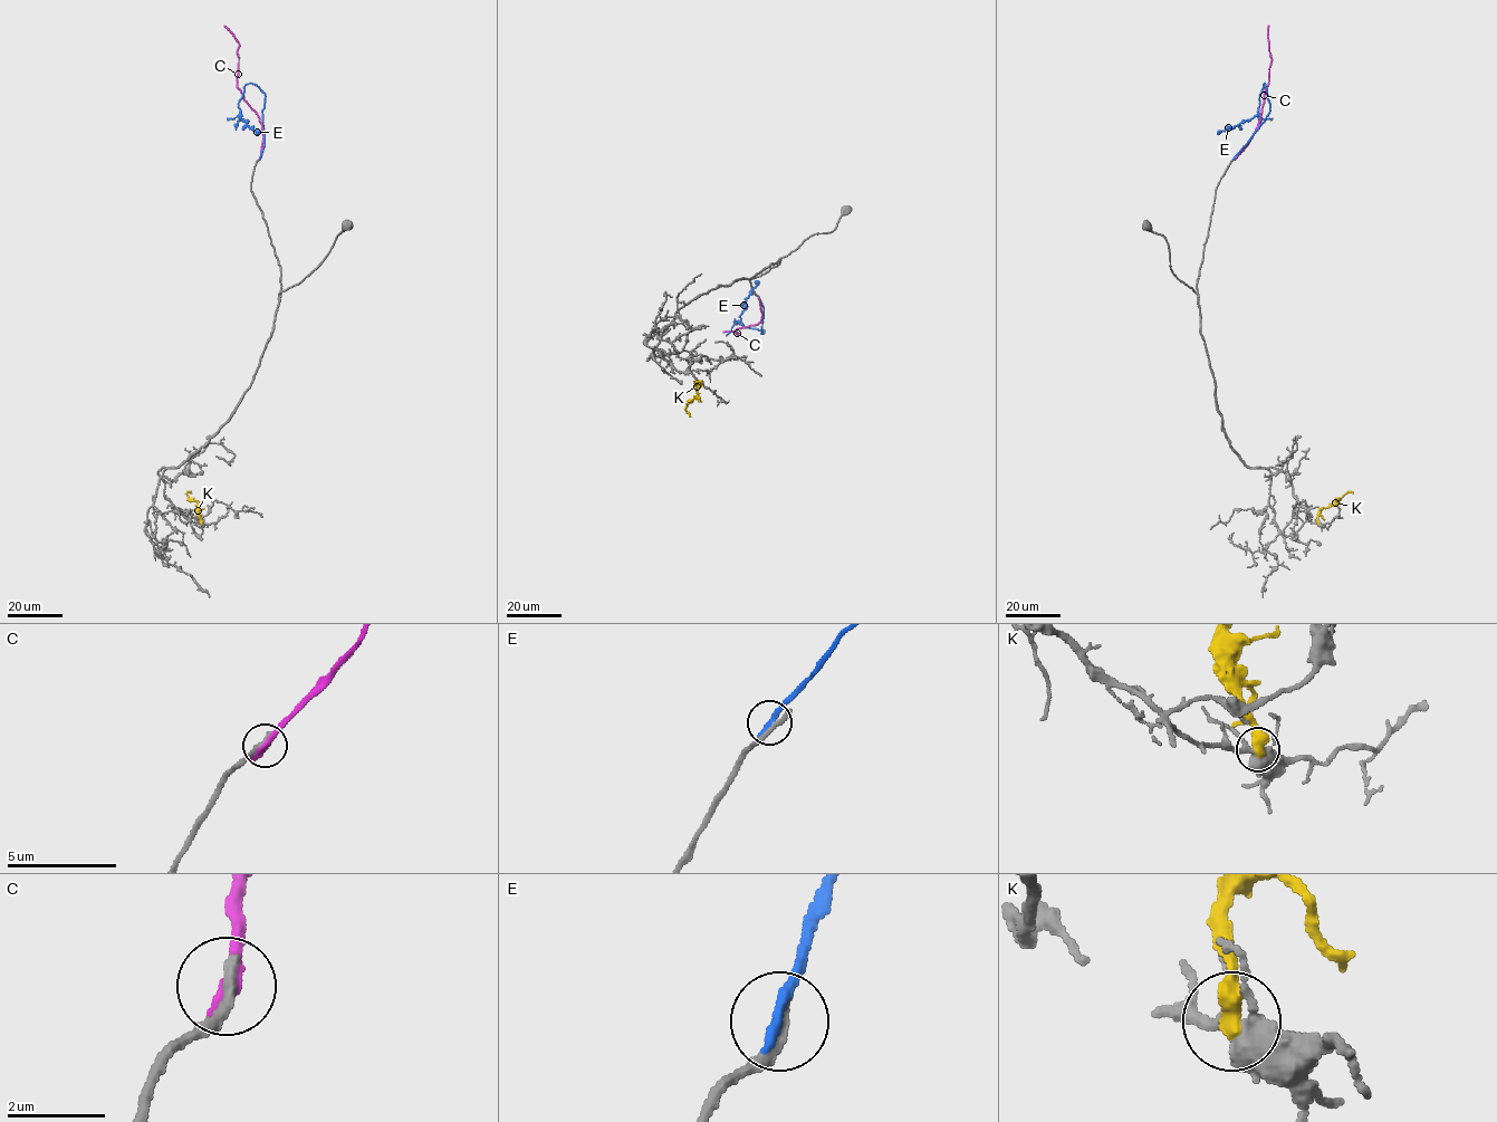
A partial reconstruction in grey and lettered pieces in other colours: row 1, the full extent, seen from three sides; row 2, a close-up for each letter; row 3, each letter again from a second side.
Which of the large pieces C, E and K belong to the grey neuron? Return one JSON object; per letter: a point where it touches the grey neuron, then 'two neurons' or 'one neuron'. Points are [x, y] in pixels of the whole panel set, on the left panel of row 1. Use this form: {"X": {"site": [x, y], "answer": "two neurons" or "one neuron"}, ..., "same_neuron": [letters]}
{"C": {"site": [260, 157], "answer": "two neurons"}, "E": {"site": [260, 157], "answer": "two neurons"}, "K": {"site": [201, 523], "answer": "two neurons"}, "same_neuron": []}

